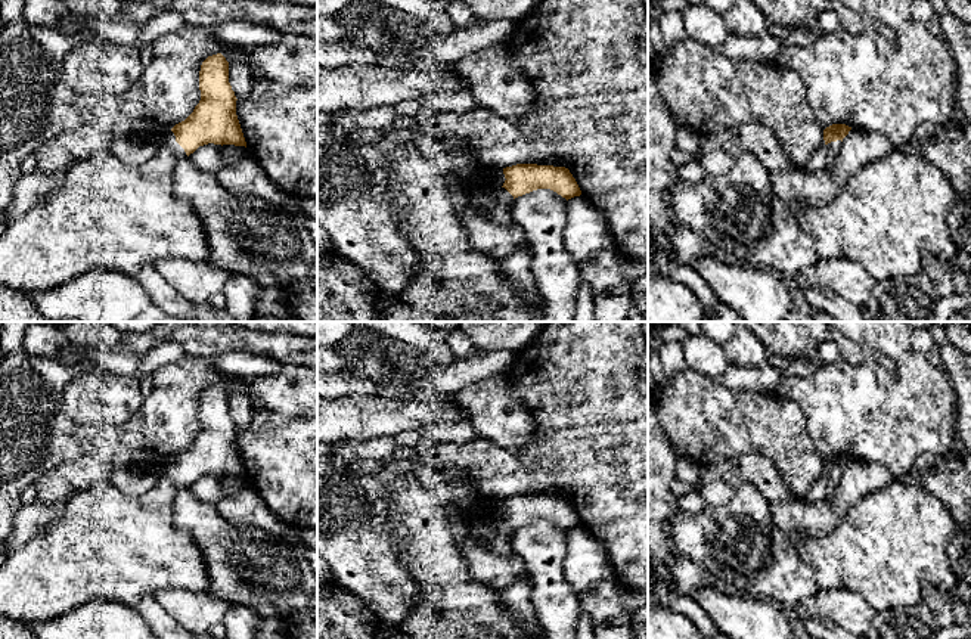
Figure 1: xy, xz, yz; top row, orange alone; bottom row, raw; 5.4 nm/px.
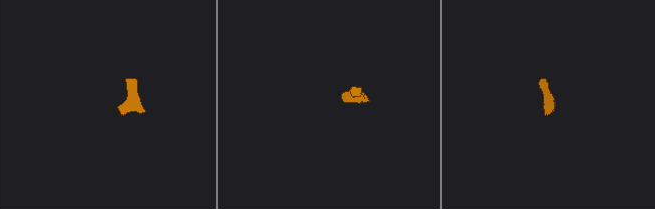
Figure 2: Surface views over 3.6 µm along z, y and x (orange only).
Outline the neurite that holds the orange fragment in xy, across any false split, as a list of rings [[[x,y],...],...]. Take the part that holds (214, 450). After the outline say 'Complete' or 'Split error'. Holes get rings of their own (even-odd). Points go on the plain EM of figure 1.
[[[221,384],[208,387],[199,401],[201,431],[193,443],[171,460],[158,466],[158,483],[140,496],[130,496],[112,484],[93,487],[74,494],[65,505],[63,512],[44,525],[35,537],[22,548],[7,553],[0,567],[0,615],[10,620],[32,624],[62,617],[87,602],[112,599],[136,607],[146,593],[167,589],[180,589],[204,593],[210,589],[210,576],[199,545],[173,522],[173,500],[176,493],[193,484],[199,477],[235,475],[246,472],[236,446],[236,426],[229,413],[229,393]]]. Split error

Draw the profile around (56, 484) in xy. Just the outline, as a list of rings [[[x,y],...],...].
[[[86,455],[46,472],[35,483],[37,499],[41,502],[65,500],[99,480],[111,477],[114,466],[102,457]]]

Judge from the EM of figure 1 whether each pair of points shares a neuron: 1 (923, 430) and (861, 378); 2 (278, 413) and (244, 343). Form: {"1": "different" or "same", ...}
{"1": "same", "2": "different"}

